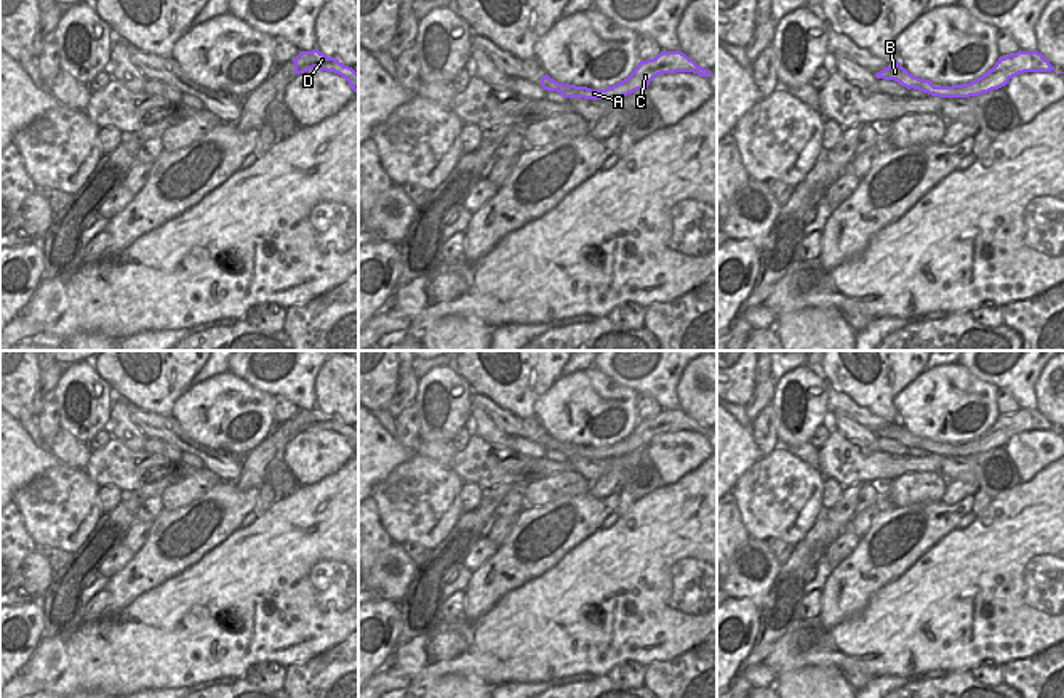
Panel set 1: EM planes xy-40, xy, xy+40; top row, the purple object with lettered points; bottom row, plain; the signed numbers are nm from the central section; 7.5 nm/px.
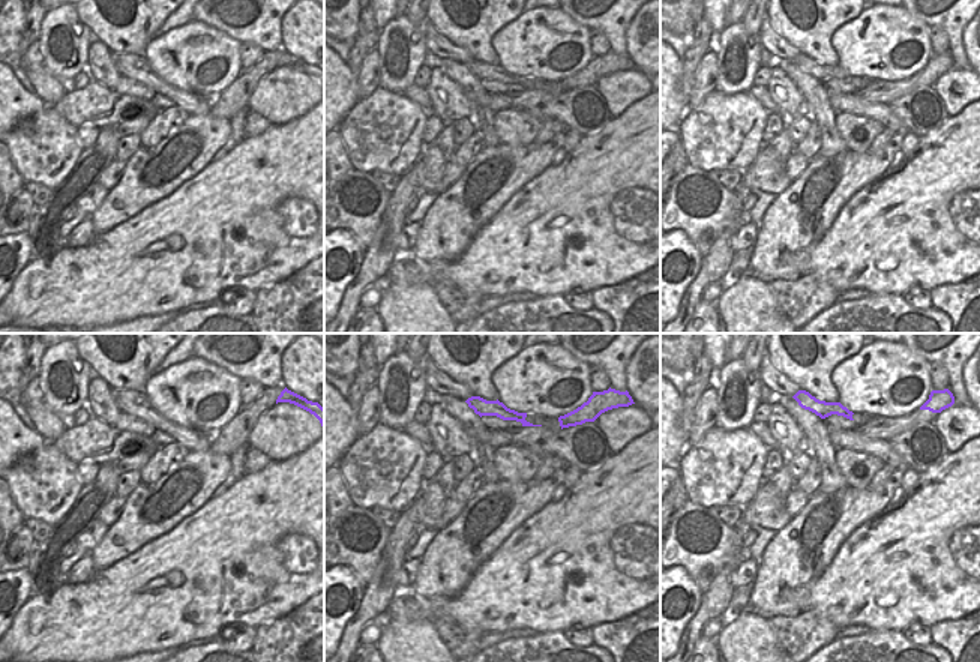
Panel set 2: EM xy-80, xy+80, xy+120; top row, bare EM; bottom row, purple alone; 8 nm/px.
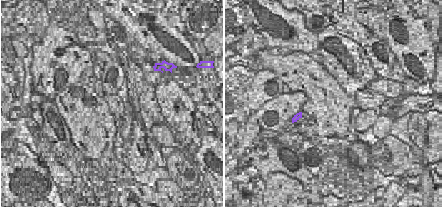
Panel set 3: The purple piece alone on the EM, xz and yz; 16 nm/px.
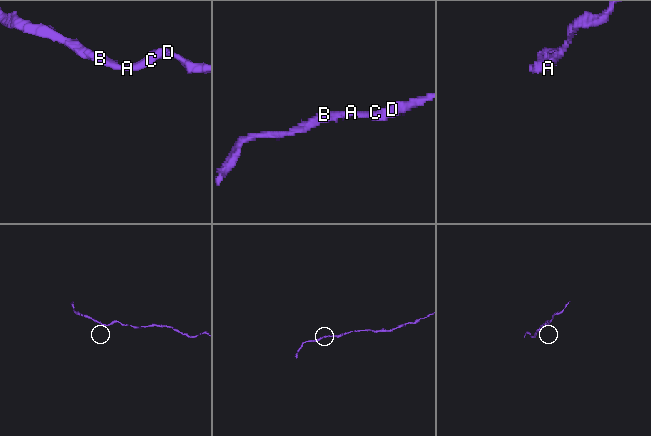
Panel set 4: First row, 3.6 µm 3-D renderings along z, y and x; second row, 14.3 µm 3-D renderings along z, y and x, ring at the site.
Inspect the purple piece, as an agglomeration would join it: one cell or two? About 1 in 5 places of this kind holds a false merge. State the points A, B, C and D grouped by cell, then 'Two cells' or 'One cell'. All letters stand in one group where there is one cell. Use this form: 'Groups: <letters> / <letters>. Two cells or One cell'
Groups: A B C D. One cell

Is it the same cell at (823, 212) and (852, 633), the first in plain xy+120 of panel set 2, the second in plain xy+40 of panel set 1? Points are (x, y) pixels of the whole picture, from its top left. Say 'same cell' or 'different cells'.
different cells

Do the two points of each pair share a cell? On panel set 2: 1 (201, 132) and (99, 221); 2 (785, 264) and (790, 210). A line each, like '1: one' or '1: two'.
1: one
2: one

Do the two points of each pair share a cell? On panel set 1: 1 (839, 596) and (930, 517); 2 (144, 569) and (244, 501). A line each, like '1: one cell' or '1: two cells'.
1: one cell
2: one cell

